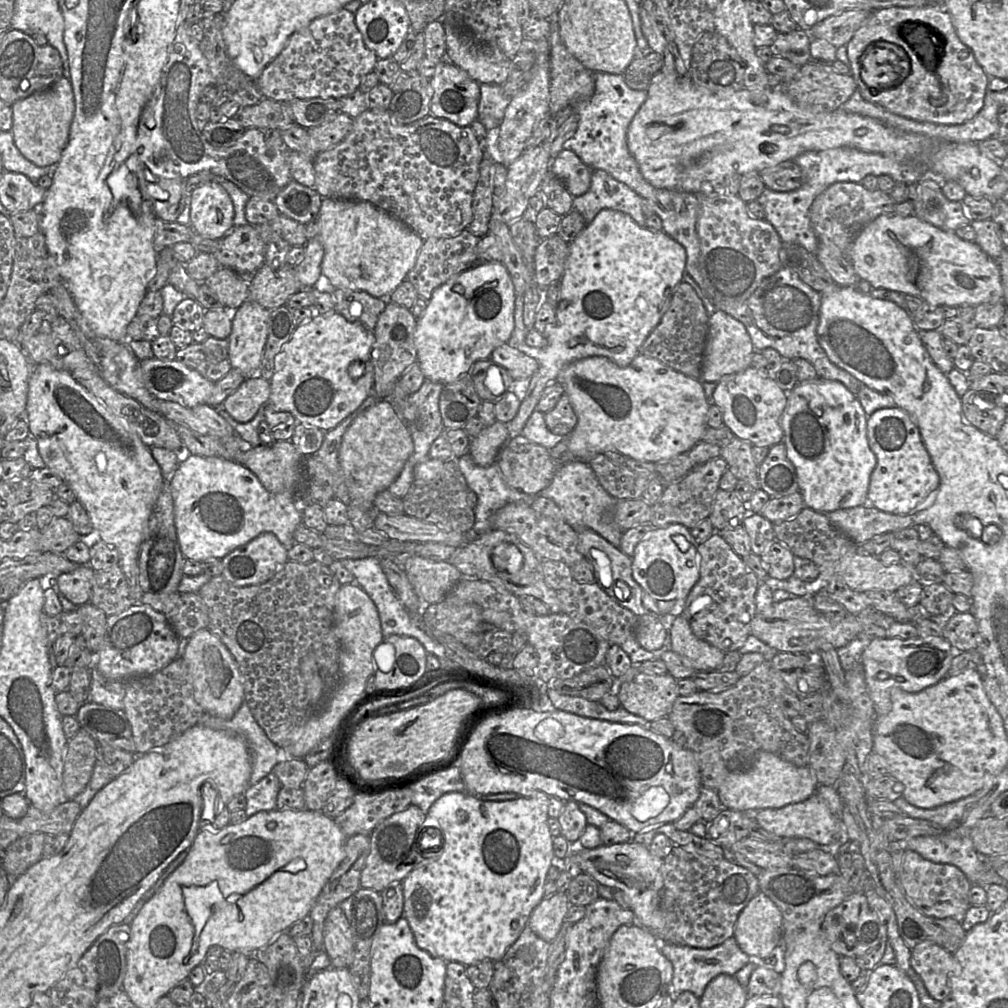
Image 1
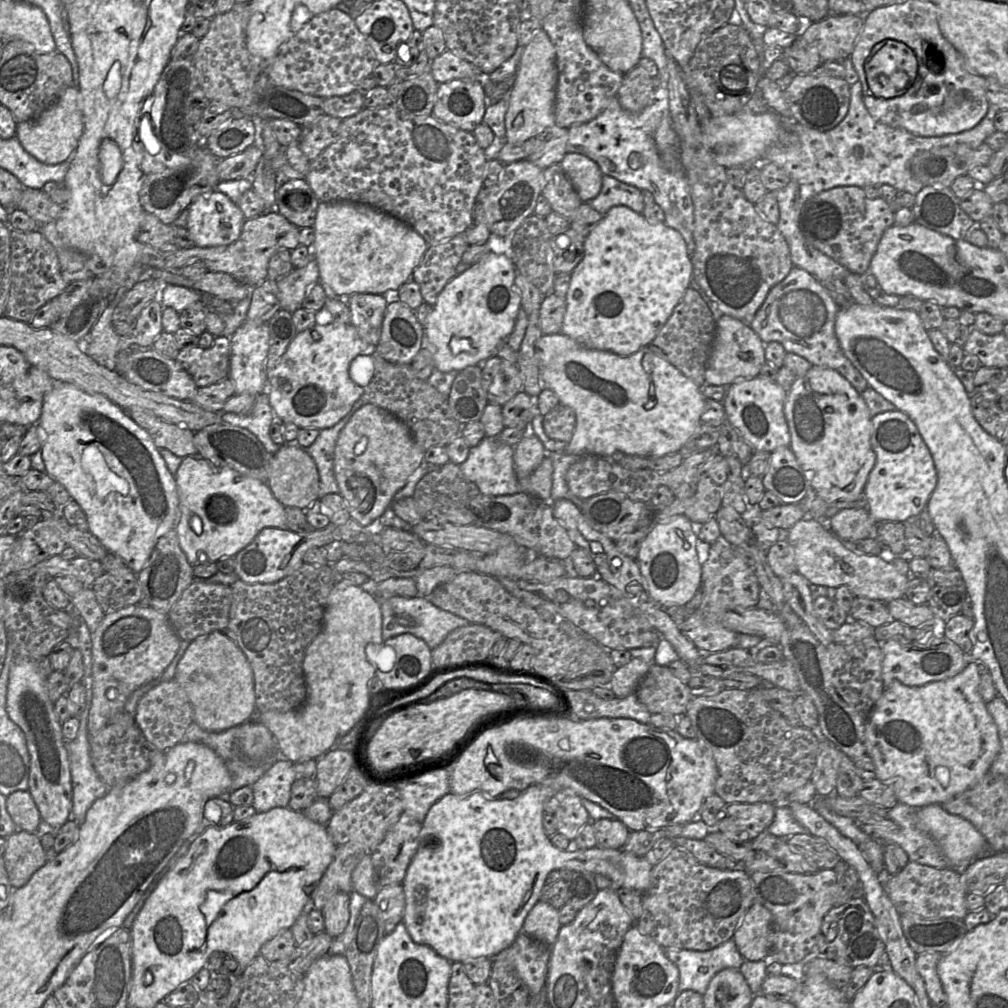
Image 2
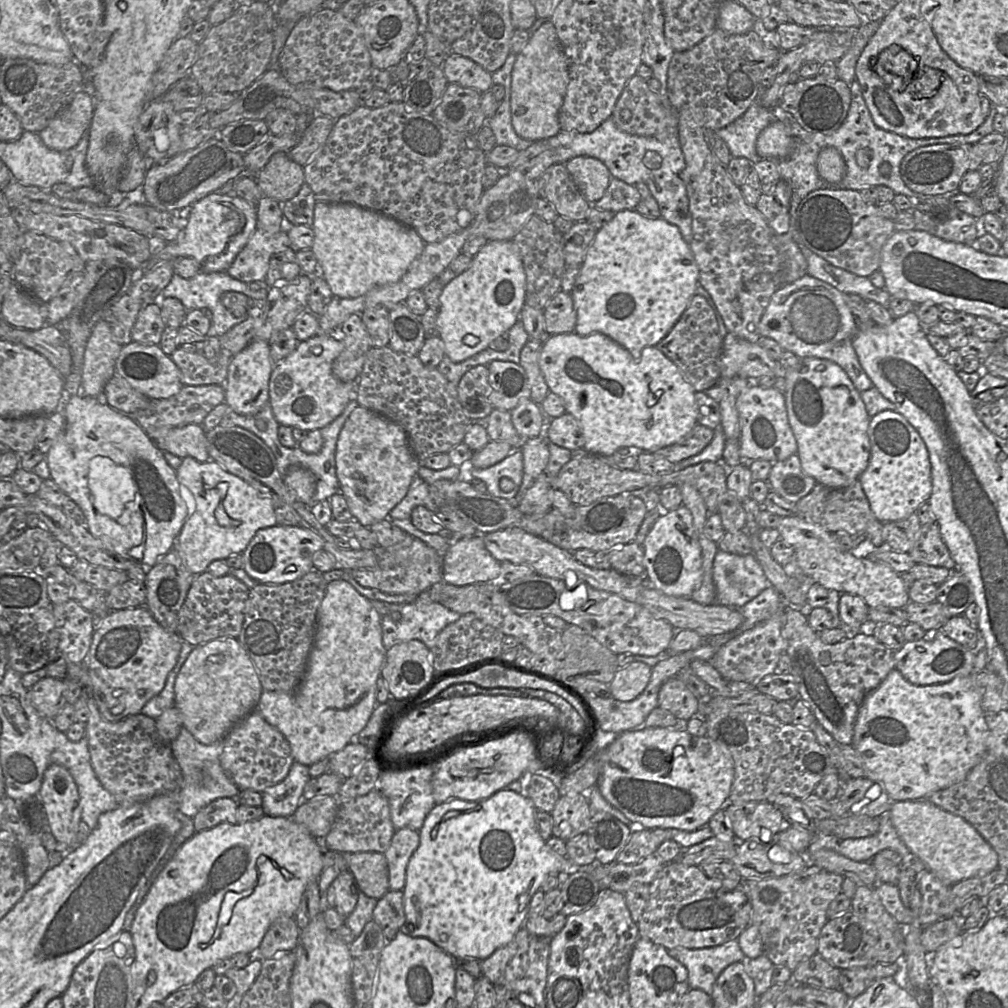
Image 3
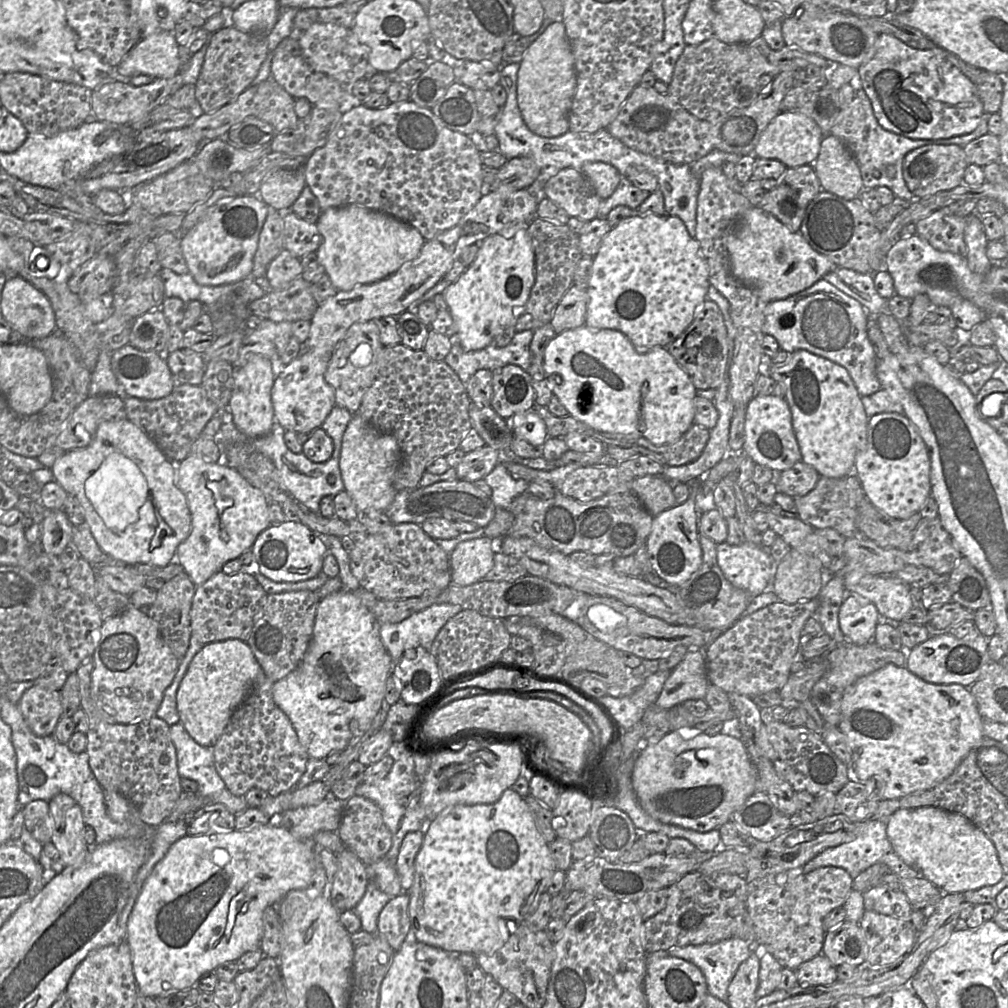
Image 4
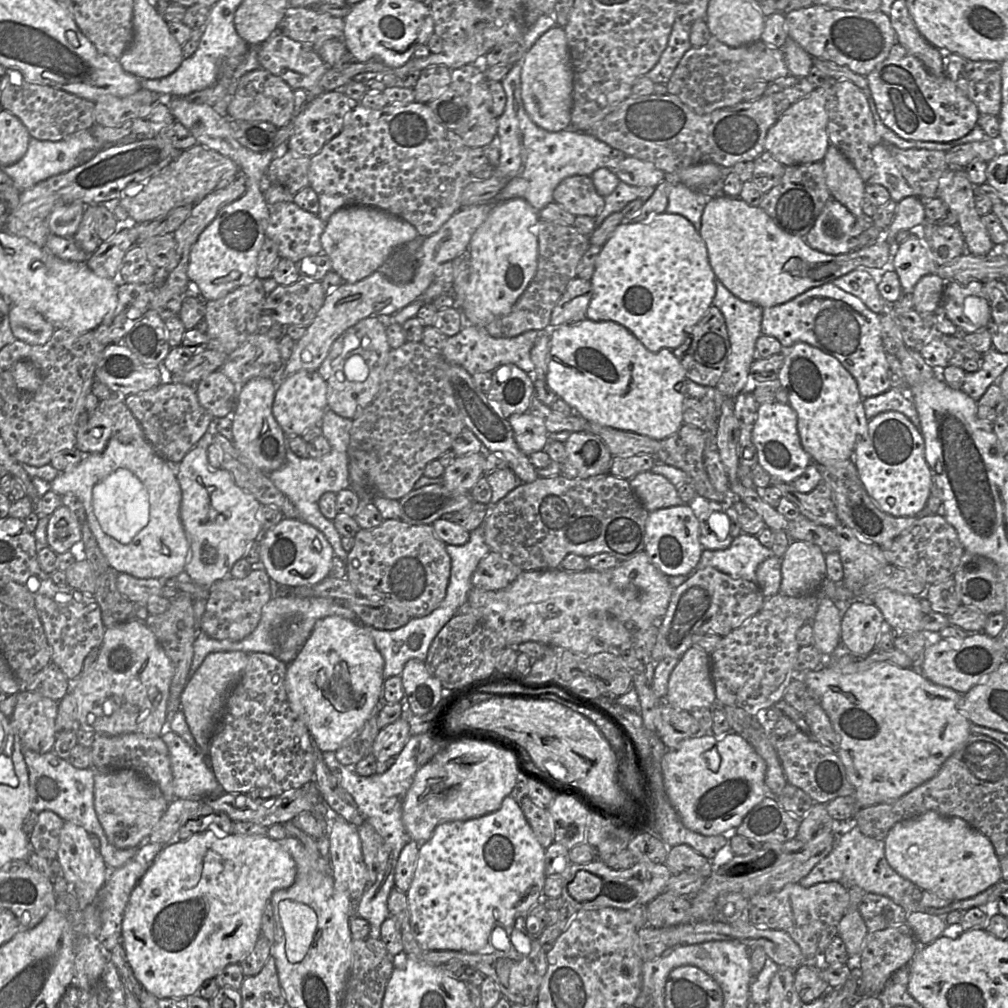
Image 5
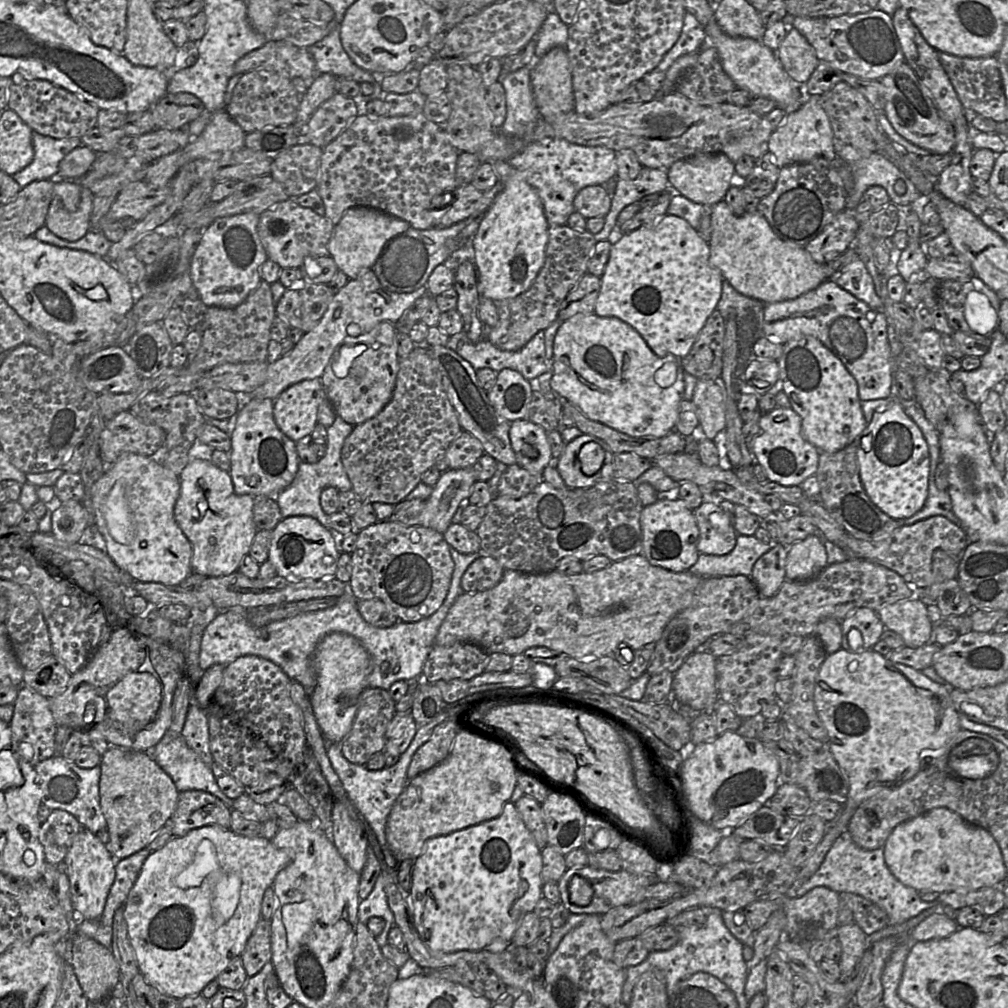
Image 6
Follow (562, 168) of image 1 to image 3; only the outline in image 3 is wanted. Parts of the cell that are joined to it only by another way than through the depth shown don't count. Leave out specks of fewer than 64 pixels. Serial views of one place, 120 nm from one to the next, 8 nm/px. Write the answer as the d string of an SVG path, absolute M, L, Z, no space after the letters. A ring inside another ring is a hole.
M577 156L565 163L584 198L595 203L603 197L613 176L606 165L593 157Z

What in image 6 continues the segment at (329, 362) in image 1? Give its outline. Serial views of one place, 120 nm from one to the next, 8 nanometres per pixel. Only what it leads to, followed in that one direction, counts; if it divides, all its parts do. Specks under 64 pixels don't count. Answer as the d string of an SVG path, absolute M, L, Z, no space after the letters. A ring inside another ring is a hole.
M321 378L291 385L274 400L276 424L295 442L310 437L318 424L318 408L325 397Z

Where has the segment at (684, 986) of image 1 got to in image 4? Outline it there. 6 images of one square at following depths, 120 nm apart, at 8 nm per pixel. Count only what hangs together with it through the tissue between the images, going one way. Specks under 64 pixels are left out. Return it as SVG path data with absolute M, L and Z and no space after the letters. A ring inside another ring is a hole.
M731 937L715 943L672 947L666 953L697 966L705 977L708 993L726 1002L732 978L740 964L749 958L749 943Z

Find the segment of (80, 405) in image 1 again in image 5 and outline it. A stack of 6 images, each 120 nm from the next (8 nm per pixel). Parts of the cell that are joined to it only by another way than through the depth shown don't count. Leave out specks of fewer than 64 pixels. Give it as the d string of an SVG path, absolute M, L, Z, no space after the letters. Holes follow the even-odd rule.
M111 438L103 452L85 454L77 466L60 472L50 483L51 490L58 495L73 493L80 499L99 548L116 572L136 578L168 580L185 570L189 542L180 519L182 490L176 467L168 463L146 438L130 443Z

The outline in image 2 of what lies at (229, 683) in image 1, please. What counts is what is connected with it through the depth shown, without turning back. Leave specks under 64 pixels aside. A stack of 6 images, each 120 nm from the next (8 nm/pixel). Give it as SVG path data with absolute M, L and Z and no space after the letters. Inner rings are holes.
M214 631L191 641L177 665L175 680L191 702L193 722L202 730L222 732L255 717L253 670L242 650L223 632Z

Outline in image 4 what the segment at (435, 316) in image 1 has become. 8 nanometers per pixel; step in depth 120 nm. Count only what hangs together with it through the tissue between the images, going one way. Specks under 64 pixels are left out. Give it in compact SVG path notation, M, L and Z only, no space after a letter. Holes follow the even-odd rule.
M518 223L511 228L504 228L499 233L485 238L479 245L477 255L460 277L449 283L441 293L446 301L456 326L456 335L464 351L481 350L494 342L494 338L506 327L514 327L518 317L524 311L535 282L535 254L527 223Z

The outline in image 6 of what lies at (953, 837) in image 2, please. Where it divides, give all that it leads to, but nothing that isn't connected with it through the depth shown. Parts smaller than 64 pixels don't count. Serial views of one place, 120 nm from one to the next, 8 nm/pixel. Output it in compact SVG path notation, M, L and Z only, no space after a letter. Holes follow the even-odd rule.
M944 807L934 808L899 824L886 841L884 858L890 872L916 891L975 891L993 887L1007 877L1002 853L994 837L986 829L967 822L958 813Z

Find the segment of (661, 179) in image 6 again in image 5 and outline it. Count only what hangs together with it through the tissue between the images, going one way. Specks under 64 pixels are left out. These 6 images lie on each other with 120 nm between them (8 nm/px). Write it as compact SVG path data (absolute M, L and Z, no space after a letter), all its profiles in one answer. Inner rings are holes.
M624 181L619 182L612 193L604 197L602 212L595 218L595 229L612 213L621 211L624 206L635 199L648 200L654 193L654 186L633 186Z

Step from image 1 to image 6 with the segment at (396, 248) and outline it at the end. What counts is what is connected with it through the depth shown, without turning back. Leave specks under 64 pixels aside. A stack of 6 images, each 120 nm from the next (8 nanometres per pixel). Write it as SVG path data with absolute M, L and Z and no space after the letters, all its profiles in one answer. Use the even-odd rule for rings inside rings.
M365 206L351 207L334 225L328 242L328 250L338 270L344 272L349 279L354 279L363 270L372 268L386 243L408 230L409 227L410 224L407 221L381 210Z

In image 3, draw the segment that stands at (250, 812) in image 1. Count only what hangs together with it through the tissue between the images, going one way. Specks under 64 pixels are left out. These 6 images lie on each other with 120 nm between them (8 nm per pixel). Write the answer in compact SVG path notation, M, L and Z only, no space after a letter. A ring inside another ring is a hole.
M295 761L283 781L261 792L261 807L265 815L293 818L310 779L309 767Z

